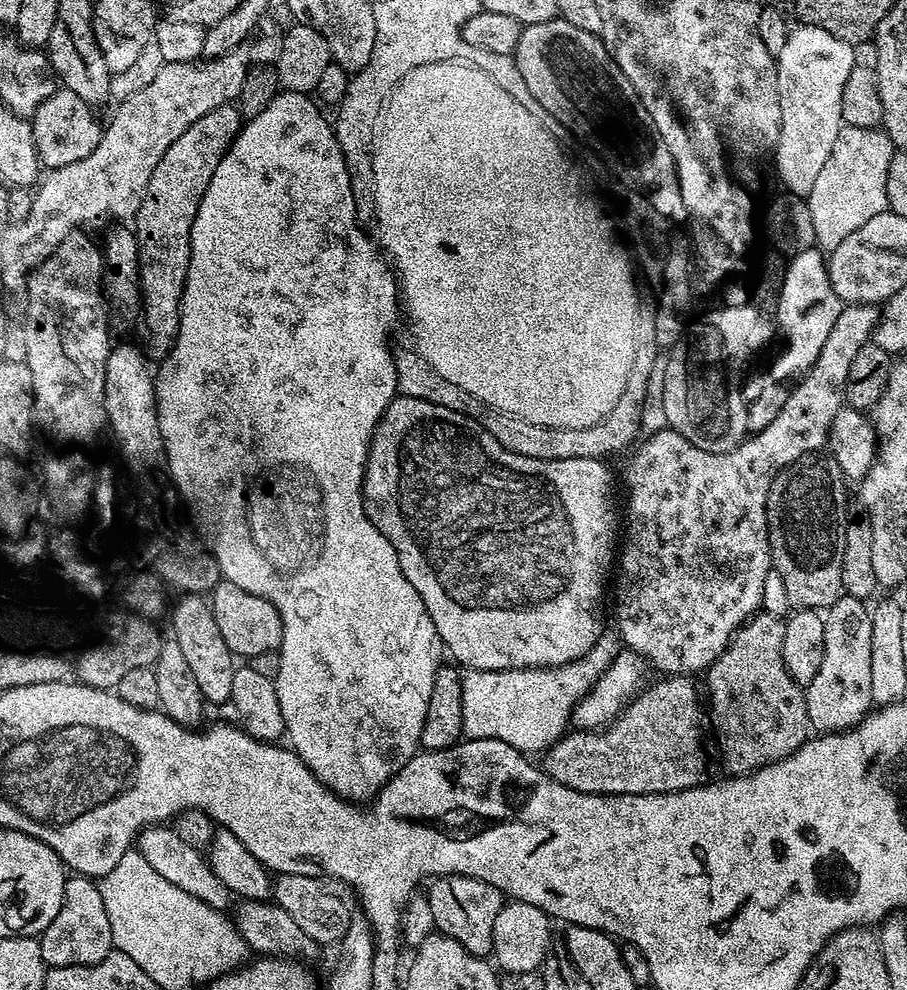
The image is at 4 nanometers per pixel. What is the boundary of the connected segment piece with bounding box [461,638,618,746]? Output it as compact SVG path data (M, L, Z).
M601 638L581 660L556 668L465 671L461 675L464 736L494 738L517 746L525 746L531 740L559 740L569 727L577 702L596 685L596 677L608 669L616 655L618 644L613 640Z

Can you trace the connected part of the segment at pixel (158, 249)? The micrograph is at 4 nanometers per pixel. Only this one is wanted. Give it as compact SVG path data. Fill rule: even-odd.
M235 103L218 106L210 114L202 114L194 126L186 130L174 142L170 150L162 154L146 194L142 194L142 206L134 217L134 231L140 251L140 295L142 297L142 324L152 335L153 353L166 354L180 325L180 295L184 292L184 279L190 266L190 230L194 226L194 214L202 206L202 194L218 170L218 162L236 141L242 127L240 112Z

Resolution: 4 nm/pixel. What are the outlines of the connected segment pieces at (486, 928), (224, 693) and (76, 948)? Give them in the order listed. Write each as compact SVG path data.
M442 876L431 881L432 888L427 889L430 910L434 913L436 932L441 936L454 938L470 954L485 958L492 956L492 943L494 942L494 918L498 918L498 910L502 910L506 903L504 893L499 892L494 886L482 882L478 878L469 876Z
M184 594L172 608L171 639L178 642L194 678L198 682L198 690L202 690L202 698L209 705L225 704L232 699L234 690L234 674L238 667L232 651L226 646L222 633L218 630L218 622L214 622L211 603L200 594Z
M72 874L64 881L62 906L54 914L54 922L40 933L41 957L48 968L61 968L75 964L97 964L113 951L110 934L110 918L106 918L106 906L102 903L100 885L95 879Z

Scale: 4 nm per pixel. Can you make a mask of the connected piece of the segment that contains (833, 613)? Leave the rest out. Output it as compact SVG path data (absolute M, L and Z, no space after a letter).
M841 594L823 613L826 626L826 654L814 682L806 686L809 725L817 733L842 732L860 723L873 707L870 694L870 618L865 601Z

